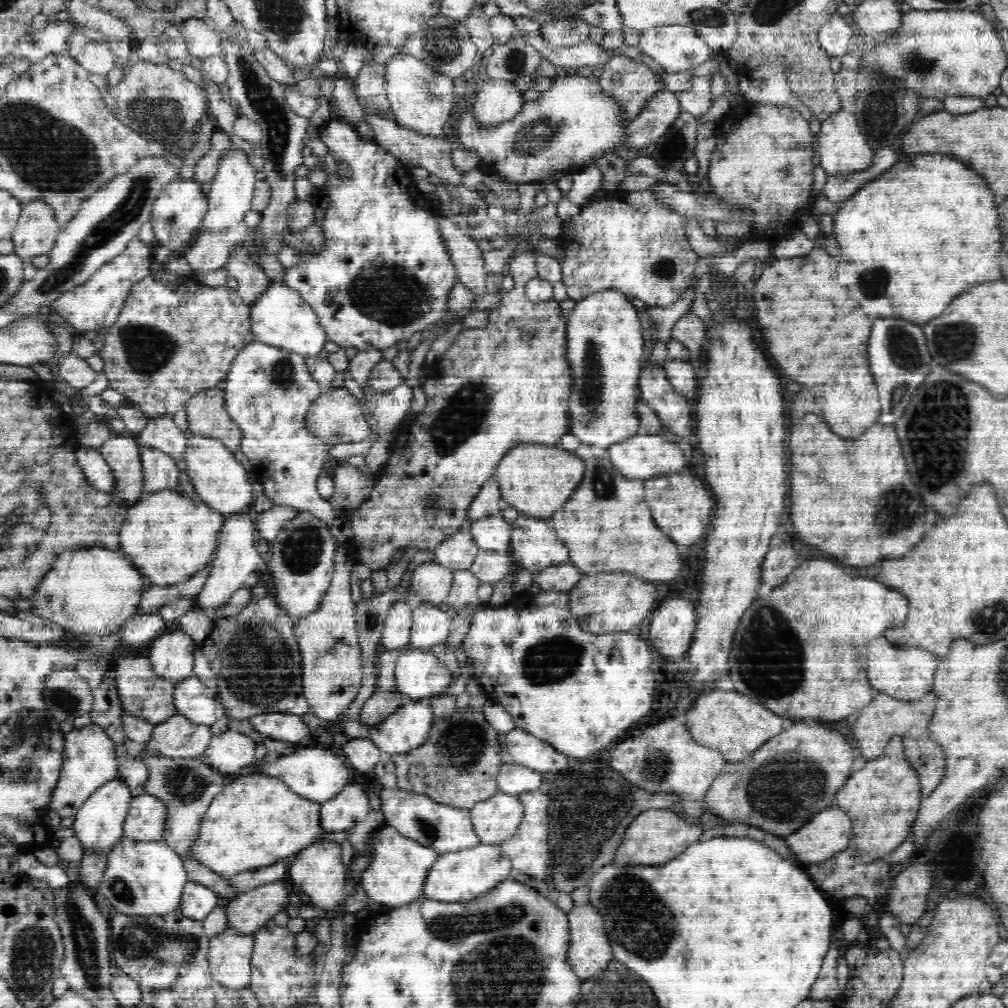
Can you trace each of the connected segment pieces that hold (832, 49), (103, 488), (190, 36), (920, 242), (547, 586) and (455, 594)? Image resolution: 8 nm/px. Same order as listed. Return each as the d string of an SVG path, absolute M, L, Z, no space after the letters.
M835 13L824 26L819 28L820 47L830 58L839 58L849 54L853 28L845 20L845 16Z
M78 444L77 458L86 480L99 492L113 494L113 474L98 449Z
M188 18L180 27L182 40L191 56L196 56L202 61L210 56L219 55L221 36L206 19Z
M932 154L898 162L839 204L834 215L833 236L842 250L838 280L868 316L899 318L922 326L940 316L952 298L968 288L1002 278L998 260L1001 230L994 194L984 178L958 160Z
M570 562L558 565L548 565L533 574L533 582L537 582L541 589L556 592L568 592L576 585L579 577L583 575L581 570Z
M454 570L452 574L452 586L448 592L447 603L458 613L466 610L466 606L475 600L481 580L476 578L471 570Z

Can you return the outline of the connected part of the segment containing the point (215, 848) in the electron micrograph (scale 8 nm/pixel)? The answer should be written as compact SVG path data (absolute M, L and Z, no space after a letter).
M248 770L246 776L236 774L234 778L228 778L224 790L211 800L200 827L200 834L193 842L191 858L200 865L208 866L224 879L279 861L289 861L303 848L321 838L324 828L320 820L320 809L319 801L292 792L283 780L271 776L270 773Z

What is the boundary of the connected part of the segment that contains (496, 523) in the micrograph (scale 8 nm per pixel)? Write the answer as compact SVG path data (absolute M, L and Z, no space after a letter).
M501 512L471 524L470 533L476 546L492 551L508 550L511 546L512 524L504 521Z

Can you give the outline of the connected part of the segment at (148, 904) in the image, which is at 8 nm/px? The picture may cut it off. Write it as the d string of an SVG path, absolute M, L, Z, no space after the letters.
M126 837L108 853L99 893L110 901L116 913L132 916L157 916L180 910L181 896L189 882L182 857L162 840L139 840Z

